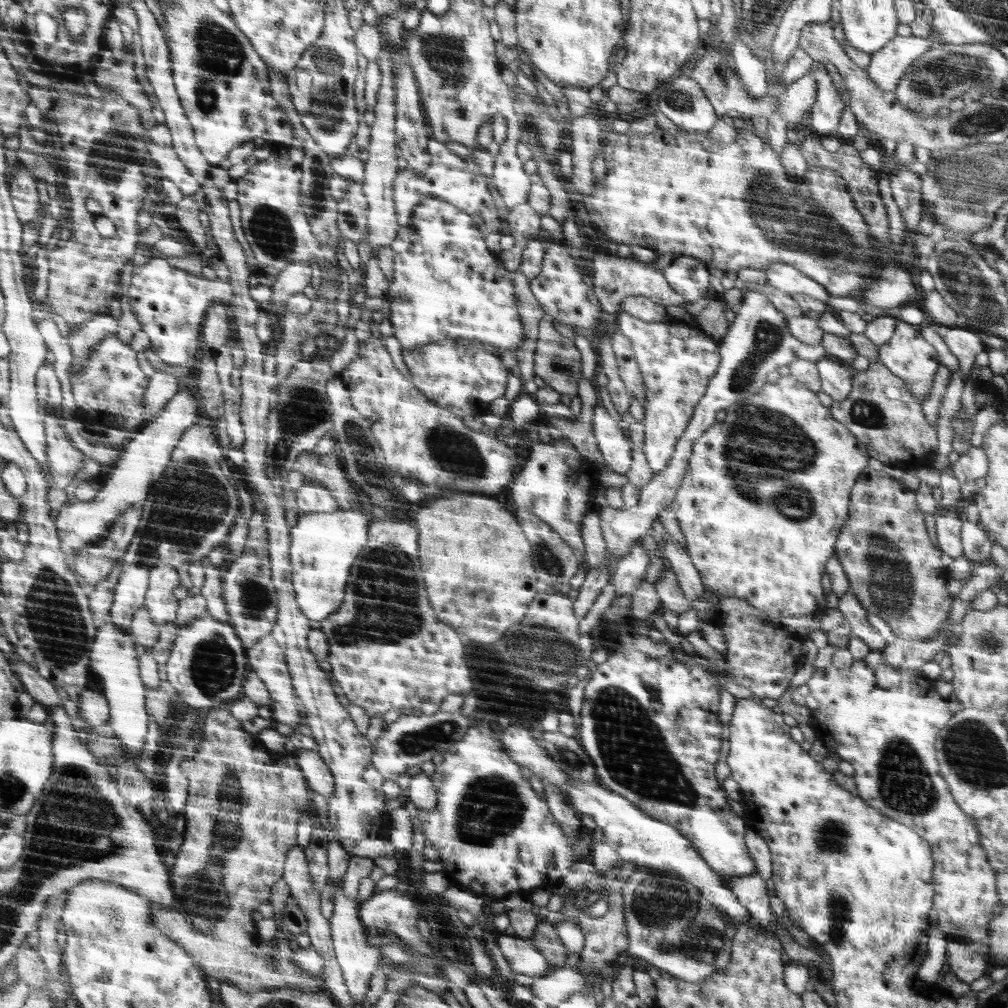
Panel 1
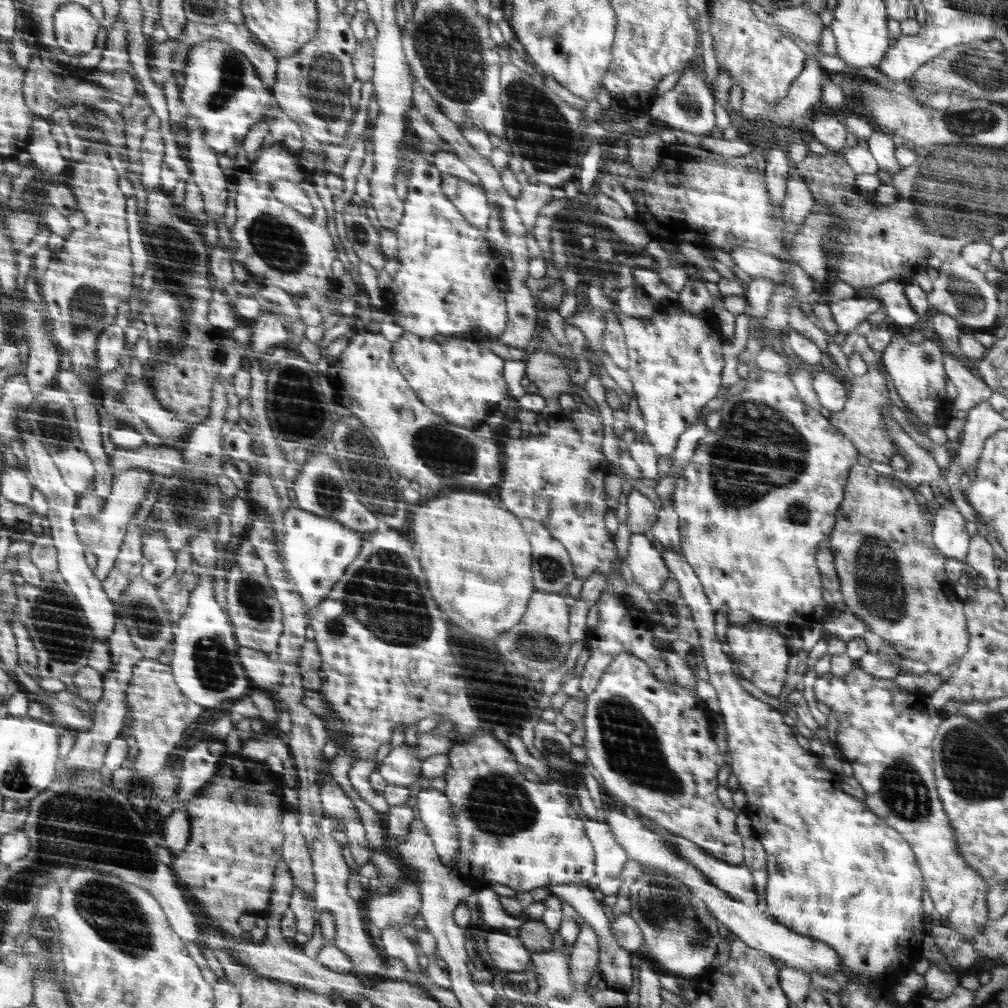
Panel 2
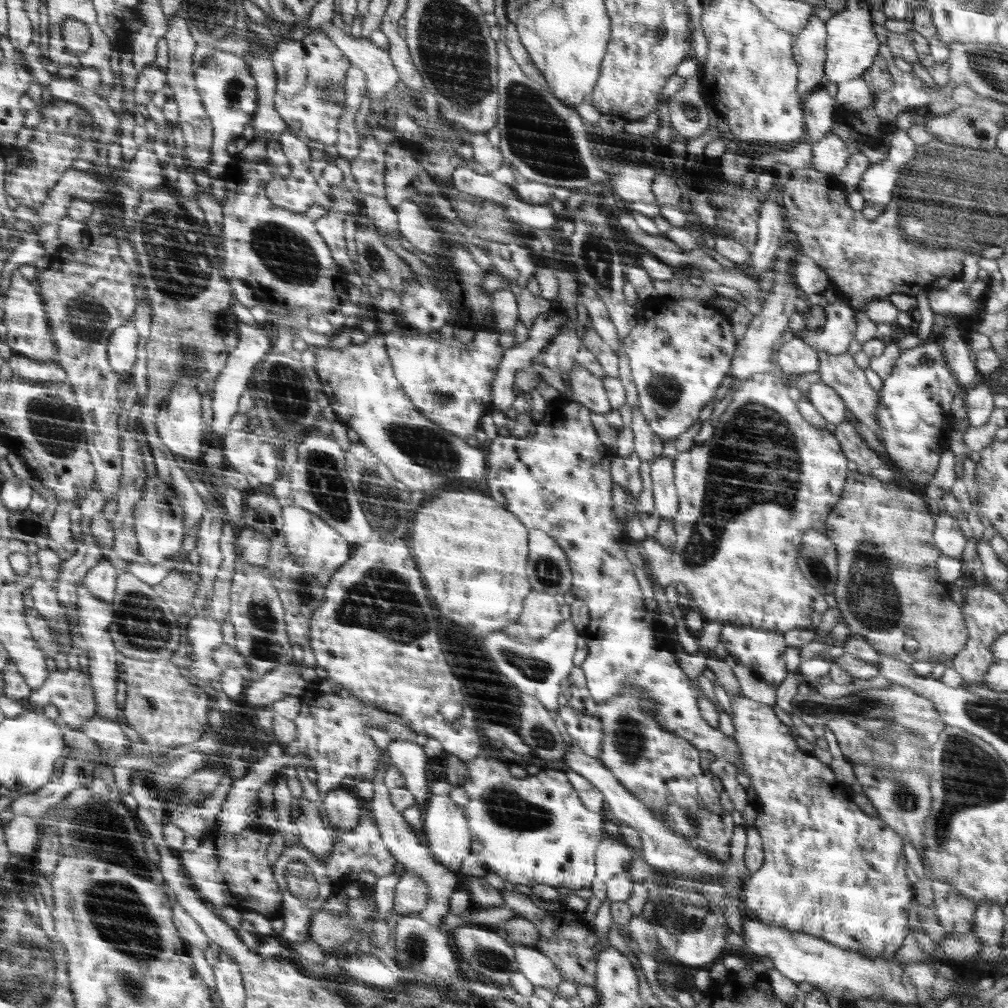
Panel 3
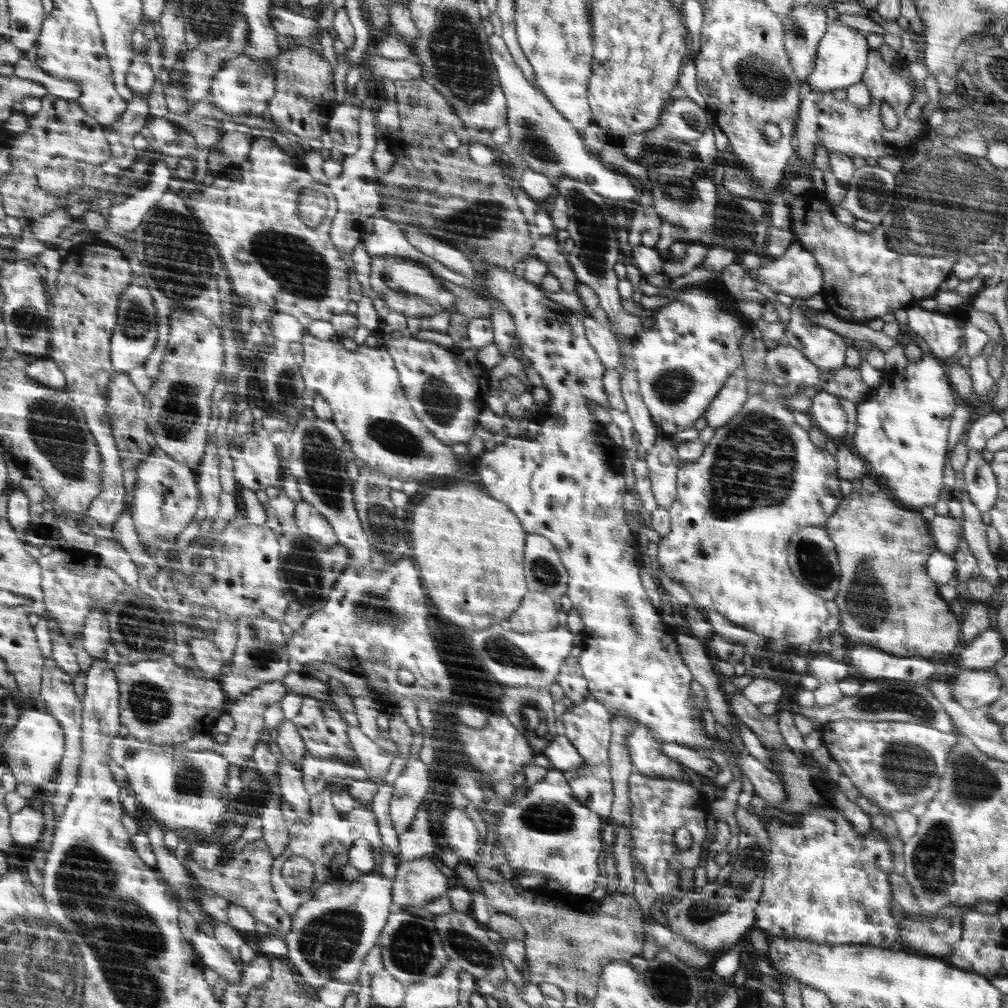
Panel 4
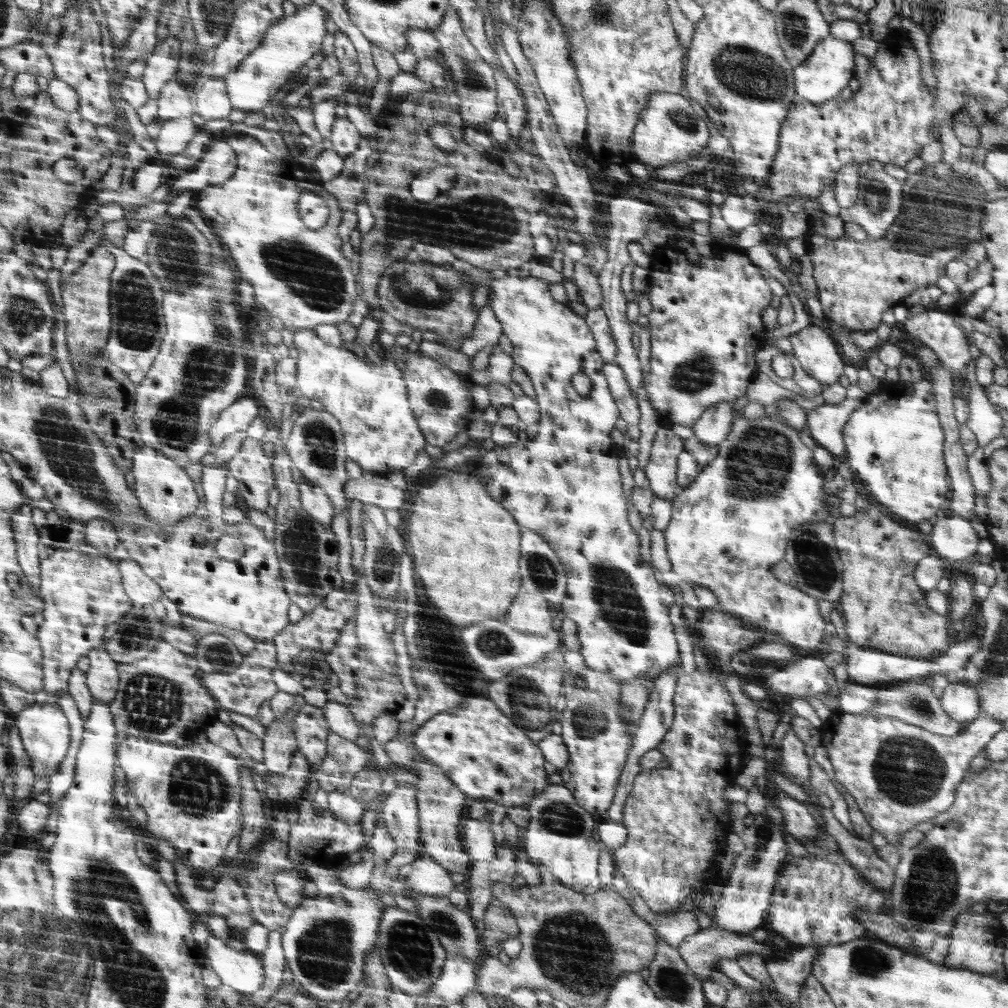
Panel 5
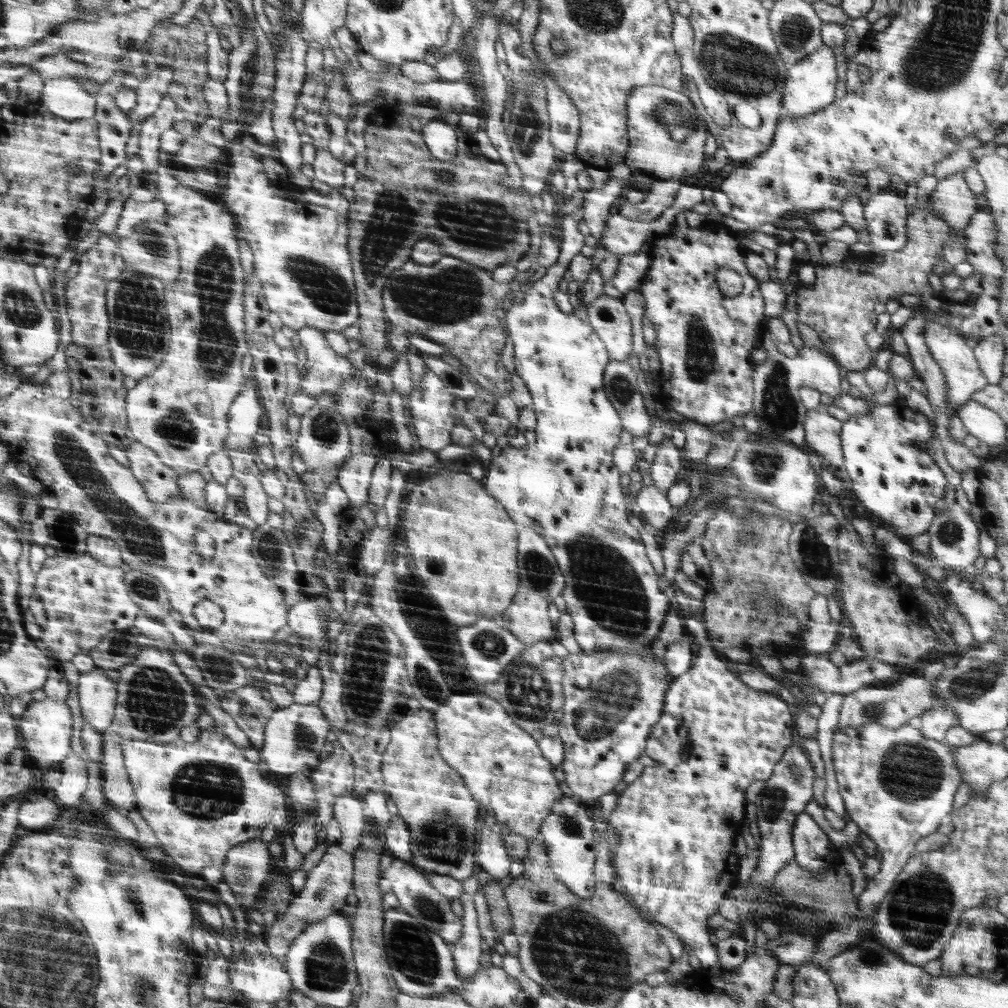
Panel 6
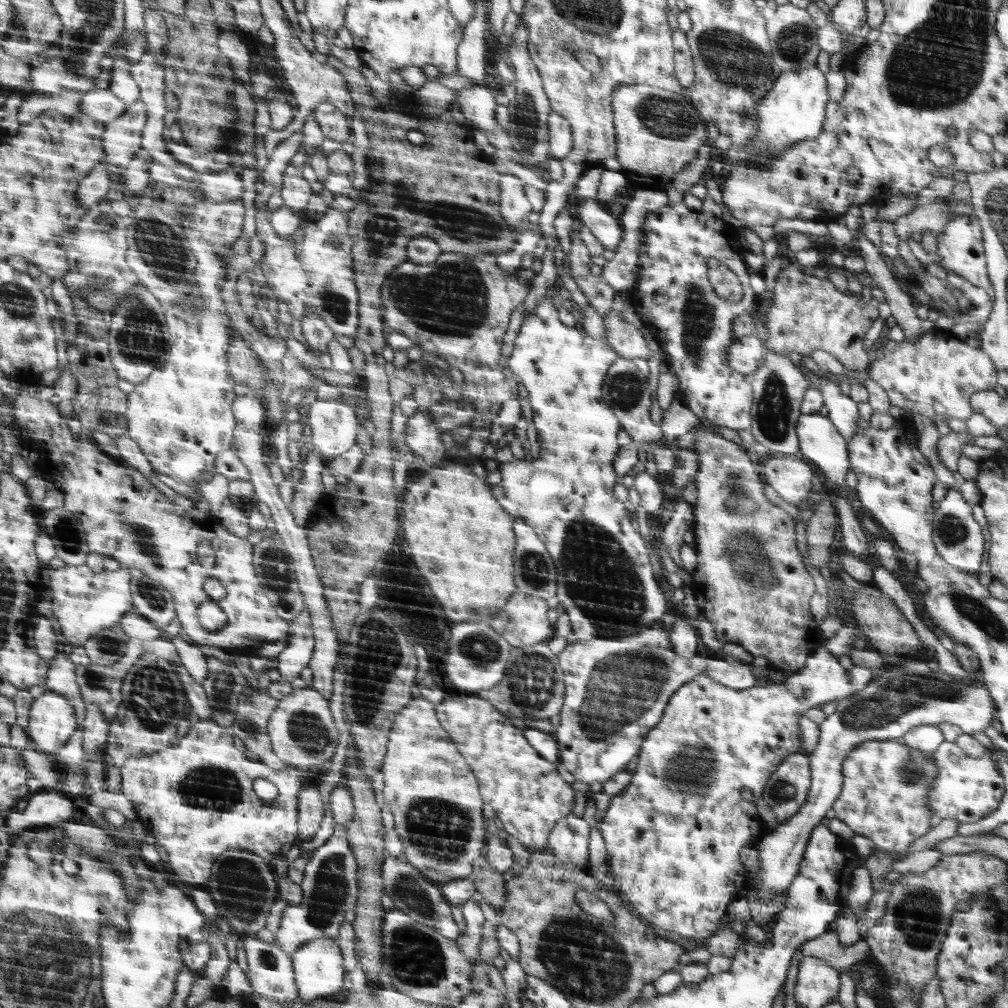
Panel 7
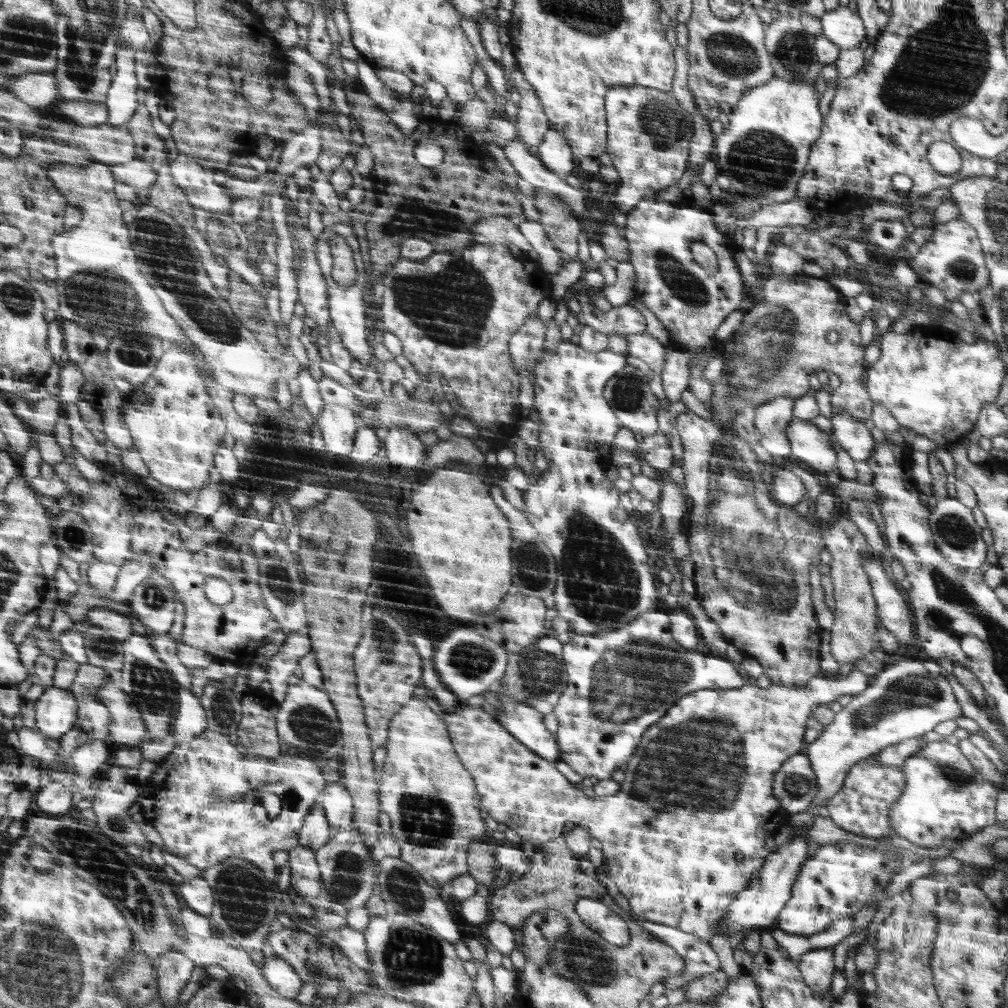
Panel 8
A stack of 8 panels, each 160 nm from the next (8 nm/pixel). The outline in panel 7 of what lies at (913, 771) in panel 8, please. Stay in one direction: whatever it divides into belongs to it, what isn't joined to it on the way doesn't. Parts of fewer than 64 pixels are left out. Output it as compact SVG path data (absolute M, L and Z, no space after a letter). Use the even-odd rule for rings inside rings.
M942 741L940 746L932 752L940 774L929 792L929 808L933 811L933 818L937 822L943 818L956 818L964 823L978 822L991 812L997 810L1001 804L1005 788L1004 777L991 753L982 756L970 756L956 742Z

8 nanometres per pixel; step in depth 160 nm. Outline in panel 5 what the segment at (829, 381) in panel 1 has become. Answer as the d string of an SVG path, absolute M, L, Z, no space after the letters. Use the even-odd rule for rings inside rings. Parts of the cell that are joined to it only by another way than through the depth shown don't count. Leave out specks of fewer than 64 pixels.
M857 385L847 389L844 402L838 404L818 400L807 409L806 435L814 444L828 450L837 461L845 455L844 431L850 416L869 395Z

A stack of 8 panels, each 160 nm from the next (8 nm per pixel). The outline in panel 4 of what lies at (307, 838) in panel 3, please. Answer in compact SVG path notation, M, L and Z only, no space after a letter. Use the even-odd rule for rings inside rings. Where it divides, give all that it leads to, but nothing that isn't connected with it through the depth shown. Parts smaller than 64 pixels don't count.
M288 759L280 762L281 798L289 802L300 821L307 823L311 808L309 805L310 795L302 783L303 772L297 765Z

